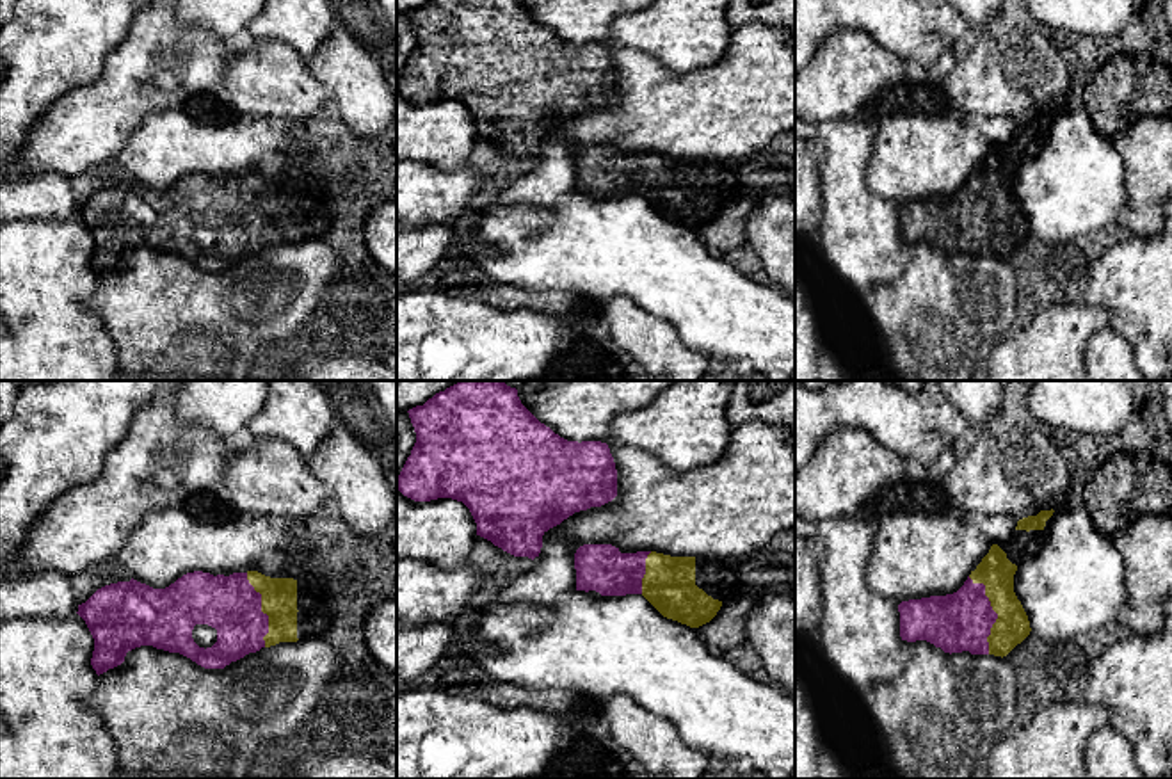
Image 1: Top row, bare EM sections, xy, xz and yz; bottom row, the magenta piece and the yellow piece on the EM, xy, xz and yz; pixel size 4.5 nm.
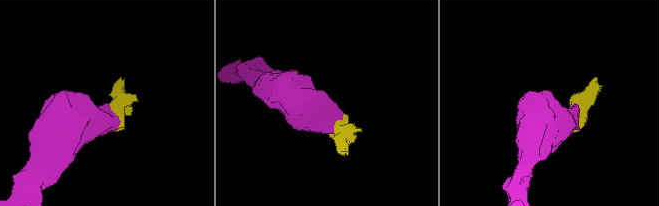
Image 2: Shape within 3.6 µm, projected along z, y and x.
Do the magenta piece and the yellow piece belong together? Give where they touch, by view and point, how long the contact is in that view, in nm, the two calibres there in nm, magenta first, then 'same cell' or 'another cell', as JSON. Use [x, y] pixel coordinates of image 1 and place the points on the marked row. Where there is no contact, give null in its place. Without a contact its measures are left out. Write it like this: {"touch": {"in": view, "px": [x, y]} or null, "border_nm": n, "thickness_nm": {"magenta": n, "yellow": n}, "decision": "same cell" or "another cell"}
{"touch": {"in": "yz", "px": [995, 612]}, "border_nm": 360, "thickness_nm": {"magenta": 260, "yellow": 160}, "decision": "same cell"}

